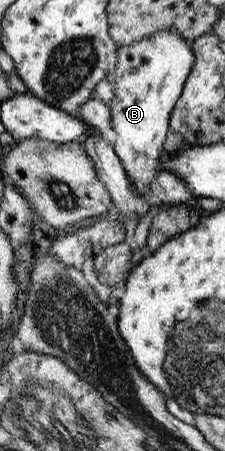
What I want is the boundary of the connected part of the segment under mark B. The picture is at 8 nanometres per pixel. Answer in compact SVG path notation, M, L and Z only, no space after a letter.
M165 27L152 38L143 38L141 41L117 46L117 48L120 51L120 64L116 66L116 72L113 73L112 83L115 88L115 97L110 105L111 122L113 122L113 130L117 137L112 146L121 159L121 165L128 172L129 181L135 186L135 191L141 197L150 197L153 200L152 184L162 170L160 167L161 153L164 152L165 137L171 130L172 110L176 108L183 93L185 81L196 64L196 55L193 54L191 43L173 27Z

